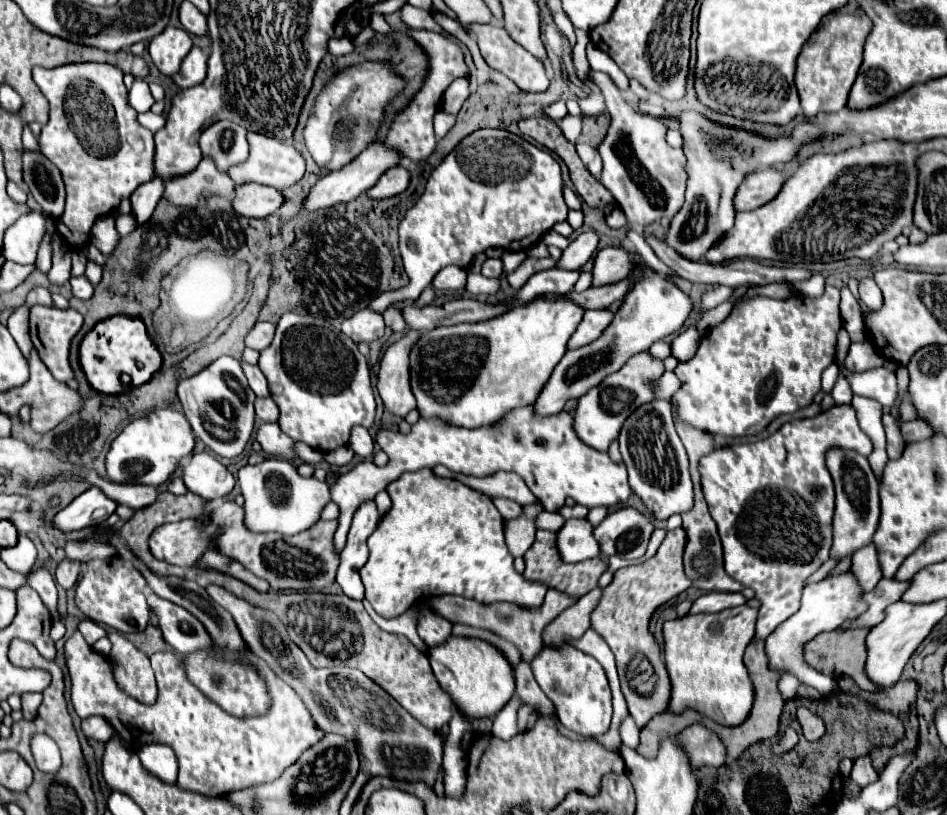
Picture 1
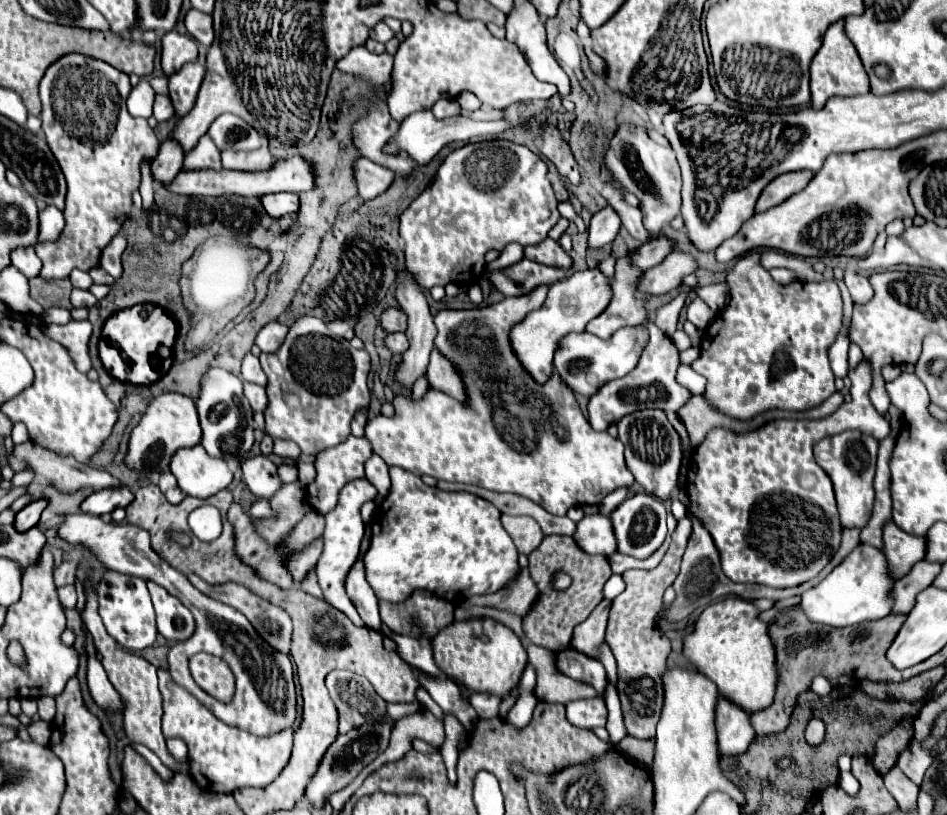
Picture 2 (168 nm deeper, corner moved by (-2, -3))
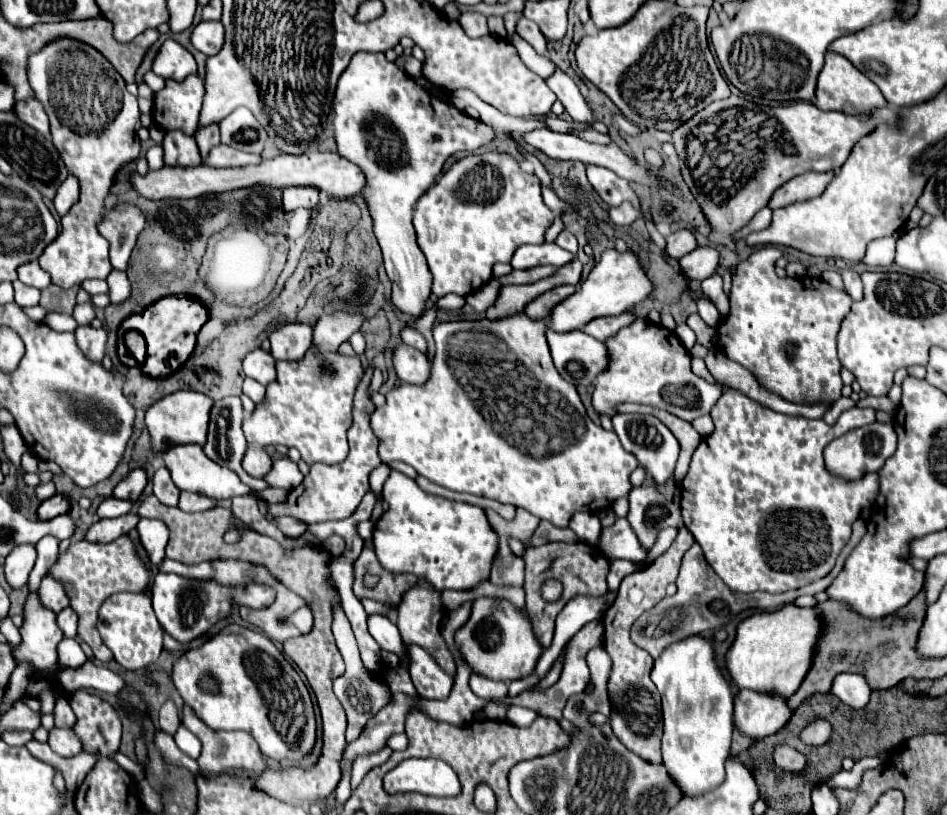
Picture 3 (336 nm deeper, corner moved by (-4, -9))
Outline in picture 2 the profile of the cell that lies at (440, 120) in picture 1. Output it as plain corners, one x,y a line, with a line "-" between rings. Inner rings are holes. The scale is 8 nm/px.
440,99
432,105
432,113
438,117
438,119
444,119
444,117
452,117
452,115
460,115
460,105
456,99

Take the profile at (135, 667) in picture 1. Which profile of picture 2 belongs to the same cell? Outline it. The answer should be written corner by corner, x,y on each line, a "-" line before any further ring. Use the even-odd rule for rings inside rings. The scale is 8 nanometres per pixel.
88,583
84,587
86,587
86,607
82,611
82,621
88,629
88,633
92,635
96,651
102,655
102,665
106,669
106,675
108,675
110,683
114,685
114,689
120,693
120,697
126,703
126,711
124,711
126,735
130,737
132,743
142,743
142,745
150,747
160,757
160,761
168,769
172,769
174,773
188,773
188,761
176,761
166,749
166,739
164,739
162,729
160,729
162,695
160,695
160,689
158,689
156,667
152,663
148,663
146,659
142,659
140,655
130,653
126,649
124,651
120,649
120,645
106,633
106,629
102,625
102,619
98,617
98,593
96,593
96,589
90,587

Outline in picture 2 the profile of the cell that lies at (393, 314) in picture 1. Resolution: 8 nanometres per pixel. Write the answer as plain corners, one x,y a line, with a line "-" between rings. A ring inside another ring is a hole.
388,333
384,337
384,347
394,355
402,355
408,349
408,339
404,333

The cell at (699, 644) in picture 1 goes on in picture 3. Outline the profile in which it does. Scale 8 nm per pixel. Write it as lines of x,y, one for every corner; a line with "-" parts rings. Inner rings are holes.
790,603
776,611
754,613
736,625
736,637
724,655
728,677
738,689
776,691
788,699
808,673
818,635
820,619
812,607
800,609

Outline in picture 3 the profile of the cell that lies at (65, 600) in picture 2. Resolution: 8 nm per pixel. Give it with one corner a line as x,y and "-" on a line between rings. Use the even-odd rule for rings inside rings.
66,607
64,611
58,613
58,625
66,637
76,637
76,623
78,623
78,615
72,611
72,607

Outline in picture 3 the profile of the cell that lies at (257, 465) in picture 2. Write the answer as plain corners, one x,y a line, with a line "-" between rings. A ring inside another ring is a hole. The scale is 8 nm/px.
248,447
246,455
244,455
244,461
242,461
242,467
244,471
250,475
250,477
258,477
258,479
264,479
264,475
270,471
272,467
272,459
266,455
264,449
252,449

